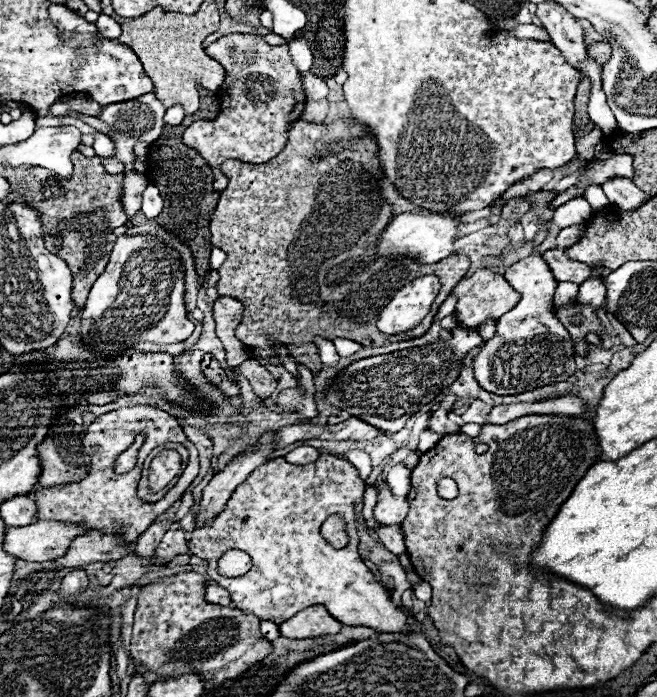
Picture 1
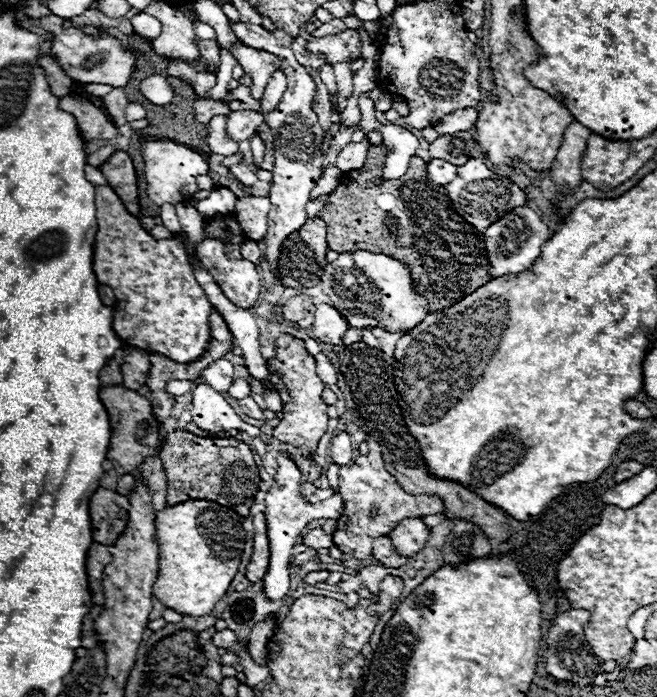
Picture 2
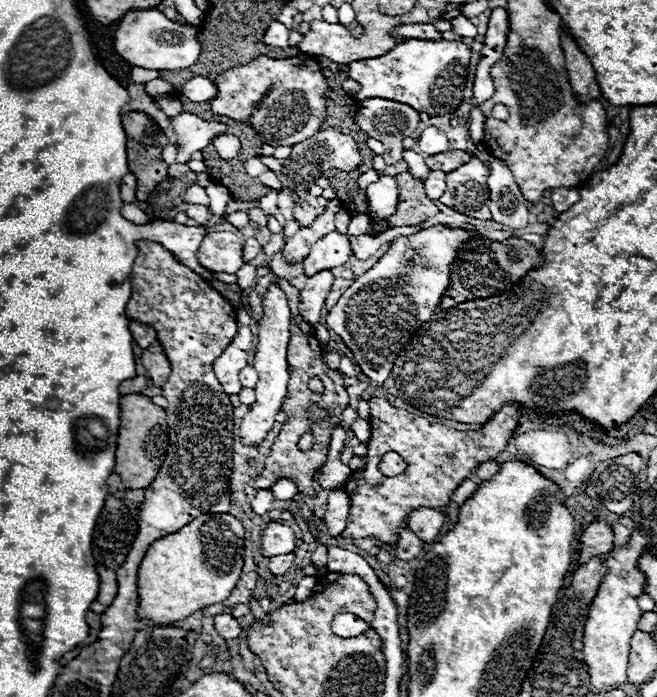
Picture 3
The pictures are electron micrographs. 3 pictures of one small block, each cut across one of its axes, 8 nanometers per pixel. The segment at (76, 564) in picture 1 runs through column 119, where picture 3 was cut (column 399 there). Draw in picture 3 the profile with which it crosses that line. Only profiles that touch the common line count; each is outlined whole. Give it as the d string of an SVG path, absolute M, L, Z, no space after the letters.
M406 528L400 532L400 538L398 538L396 548L394 548L394 556L408 562L408 560L418 558L422 554L422 546L424 546L424 542Z

